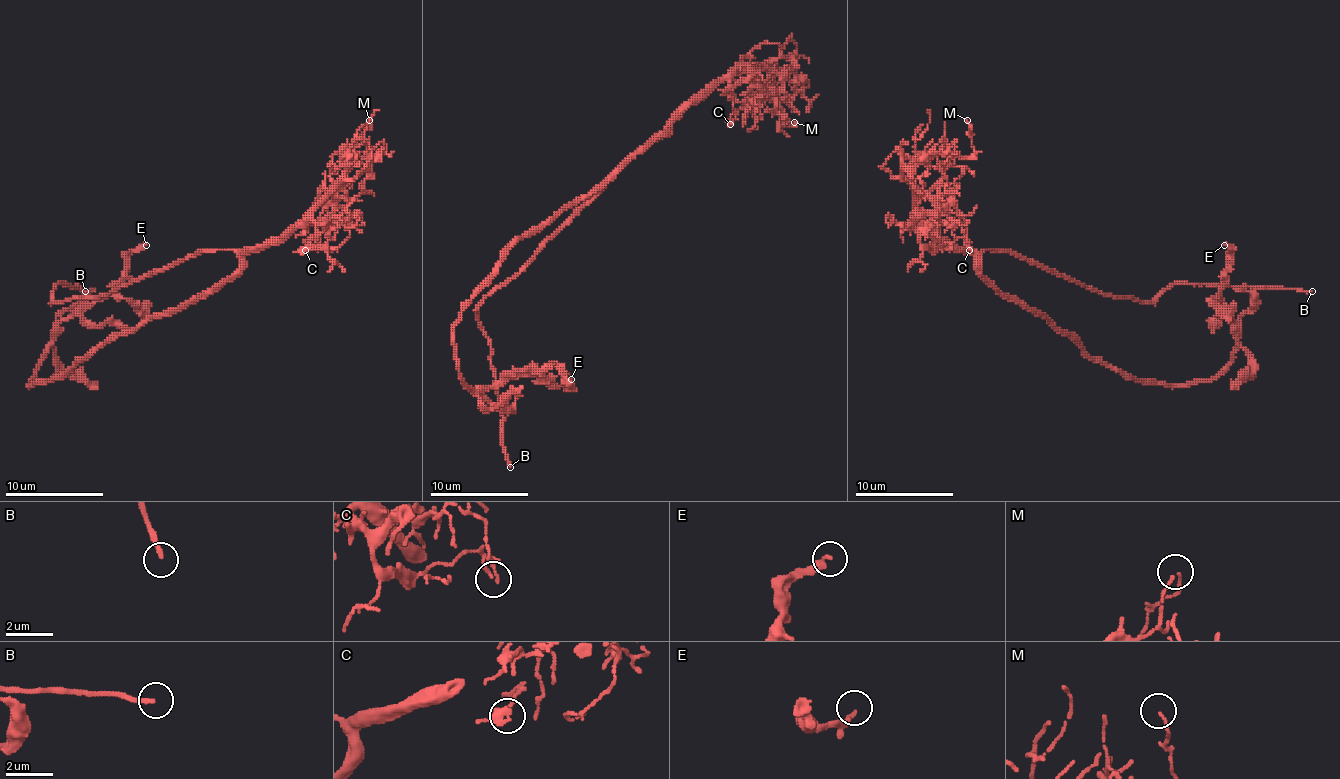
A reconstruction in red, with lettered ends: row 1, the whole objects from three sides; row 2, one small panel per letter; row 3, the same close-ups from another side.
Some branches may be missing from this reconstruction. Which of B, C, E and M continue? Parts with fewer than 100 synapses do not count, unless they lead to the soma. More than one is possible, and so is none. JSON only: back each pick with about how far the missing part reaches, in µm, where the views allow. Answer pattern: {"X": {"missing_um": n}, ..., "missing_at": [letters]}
{"B": {"missing_um": 10}, "missing_at": ["B"]}

